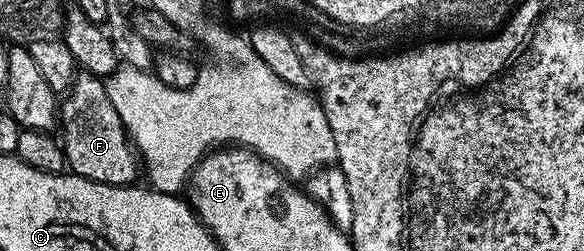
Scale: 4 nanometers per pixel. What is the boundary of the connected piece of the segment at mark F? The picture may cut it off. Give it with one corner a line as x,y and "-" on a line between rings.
81,74
73,81
59,104
59,139
68,171
74,176
111,186
132,185
139,176
139,157
115,106
111,106
102,77

